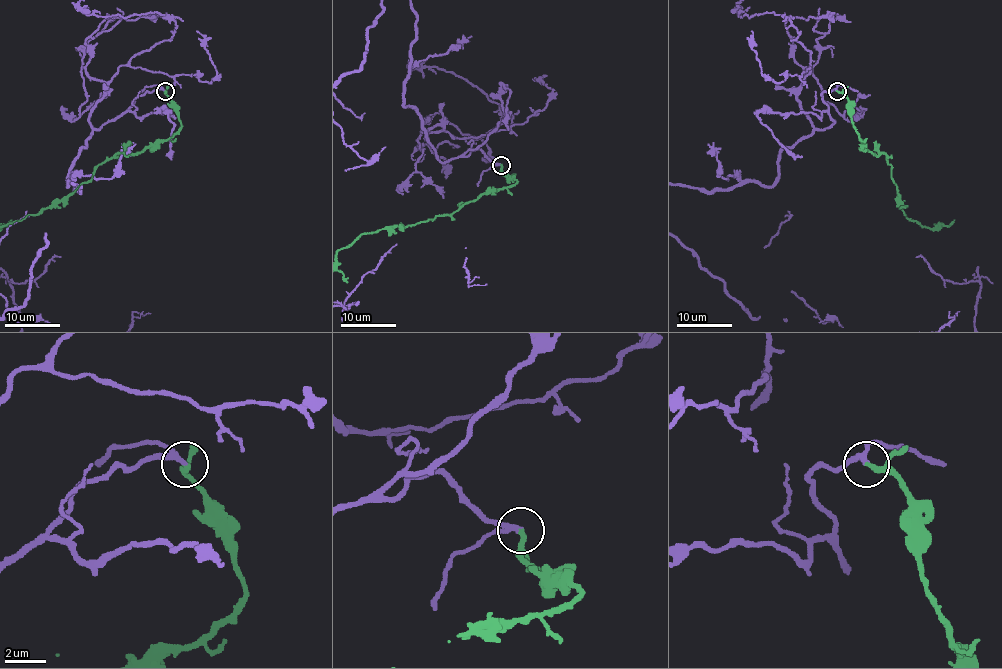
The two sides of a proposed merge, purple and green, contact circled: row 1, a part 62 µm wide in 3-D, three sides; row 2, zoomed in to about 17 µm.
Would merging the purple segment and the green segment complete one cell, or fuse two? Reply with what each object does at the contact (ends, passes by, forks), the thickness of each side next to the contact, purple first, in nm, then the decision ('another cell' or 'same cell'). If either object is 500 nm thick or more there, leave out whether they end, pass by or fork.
purple passes by | green passes by | 190/190 nm | same cell

